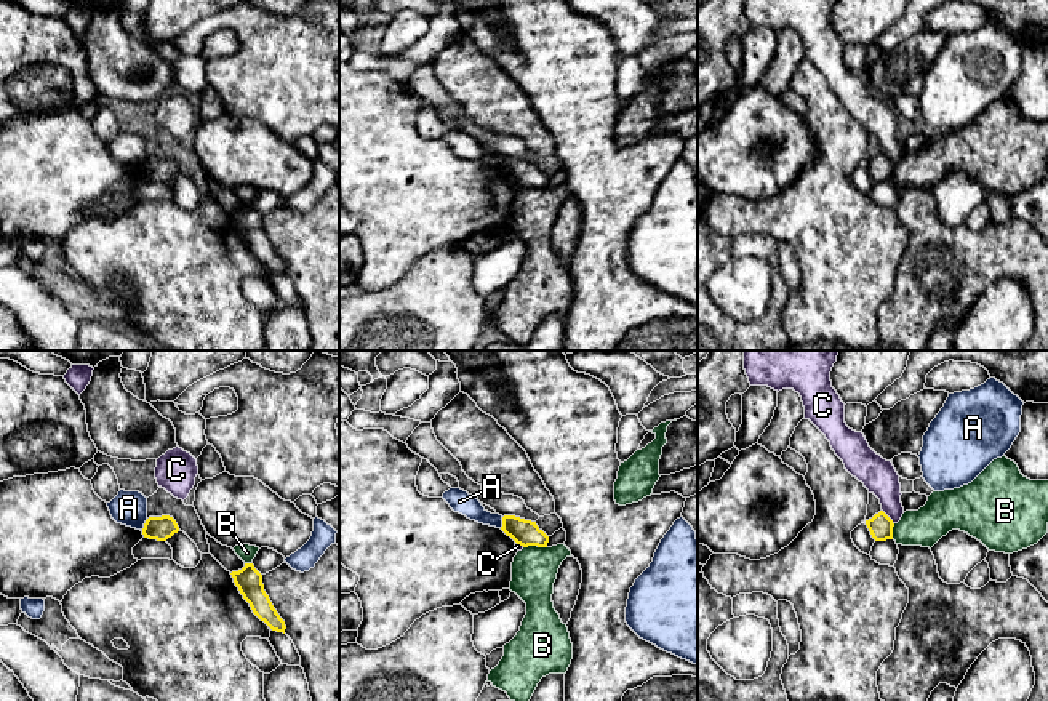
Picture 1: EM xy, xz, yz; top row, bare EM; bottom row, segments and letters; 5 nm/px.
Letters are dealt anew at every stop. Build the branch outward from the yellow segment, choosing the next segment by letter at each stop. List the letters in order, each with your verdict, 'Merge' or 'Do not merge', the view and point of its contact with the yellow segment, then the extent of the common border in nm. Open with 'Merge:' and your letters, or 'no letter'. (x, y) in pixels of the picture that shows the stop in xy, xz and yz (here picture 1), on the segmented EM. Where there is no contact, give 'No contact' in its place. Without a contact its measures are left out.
Merge: no letter
A: Do not merge. Touches yellow at xy (144, 525). Shared border 70 nm
B: Do not merge. Touches yellow at xz (535, 544). Shared border 120 nm
C: Do not merge. Touches yellow at yz (888, 517). Shared border 100 nm

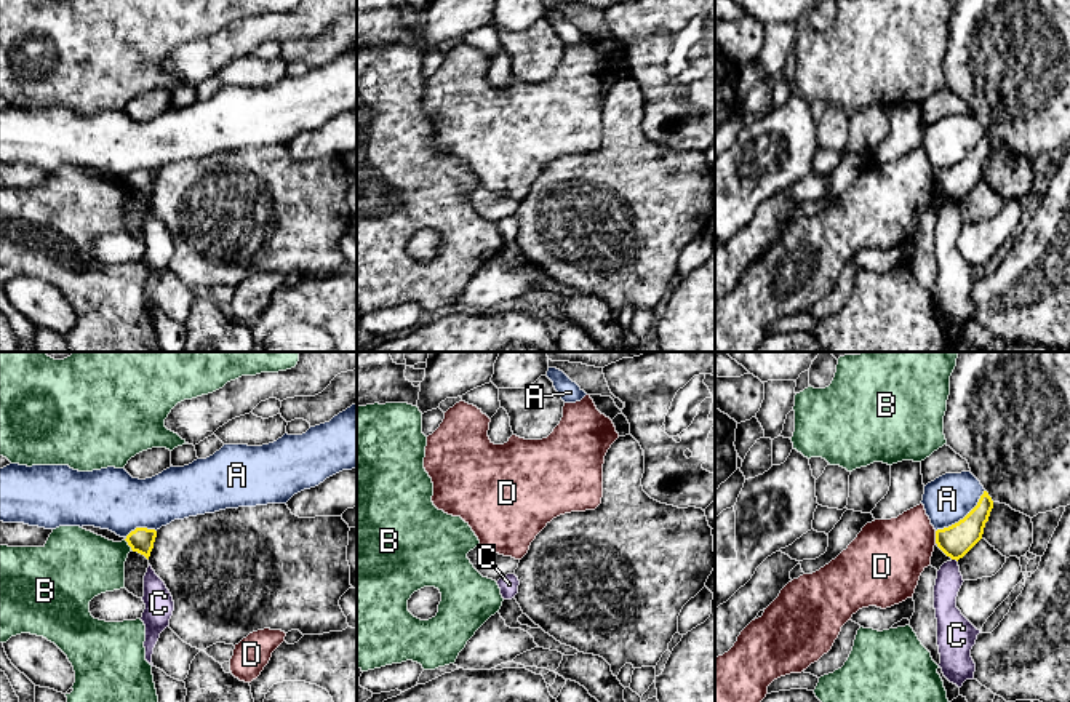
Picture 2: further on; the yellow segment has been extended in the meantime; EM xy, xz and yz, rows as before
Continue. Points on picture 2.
Merge: no letter
A: Do not merge. Touches yellow at yz (965, 517). Shared border 320 nm
B: Do not merge. Touches yellow at xy (128, 544). Shared border 70 nm
C: Do not merge. Touches yellow at yz (955, 558). Shared border 40 nm
D: Do not merge. Touches yellow at yz (936, 538). Shared border 60 nm

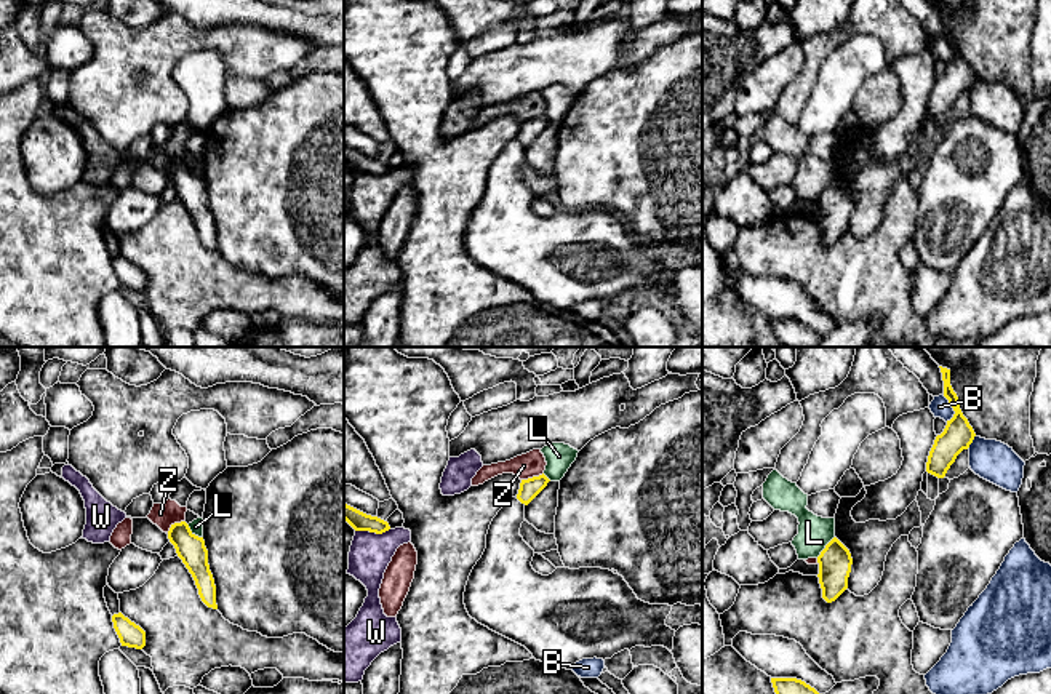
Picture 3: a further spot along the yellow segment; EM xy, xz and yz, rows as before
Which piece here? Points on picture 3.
Merge: no letter
B: Do not merge. Touches yellow at yz (952, 406). Shared border 140 nm
L: Do not merge. Touches yellow at yz (826, 547). Shared border 140 nm
W: Do not merge. Touches yellow at xz (371, 531). Shared border 180 nm
Z: Do not merge. Touches yellow at xy (175, 523). Shared border 120 nm

